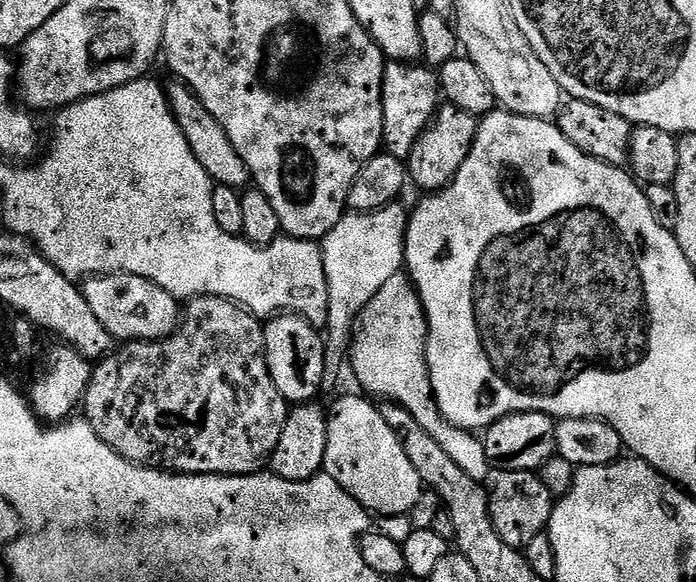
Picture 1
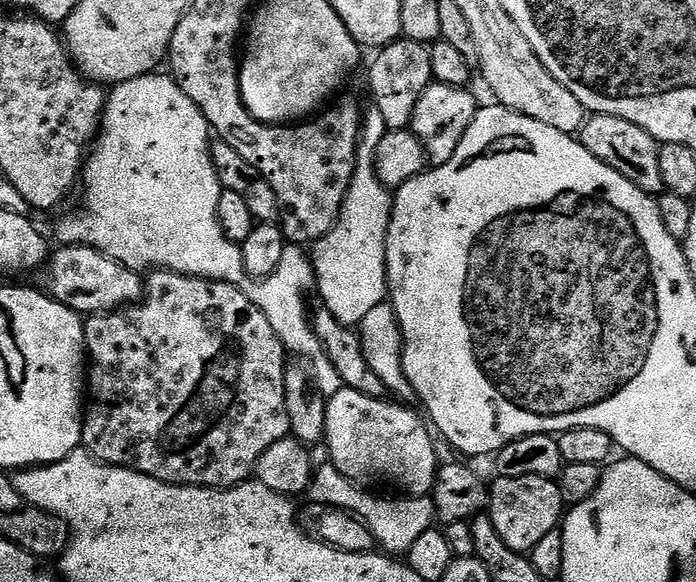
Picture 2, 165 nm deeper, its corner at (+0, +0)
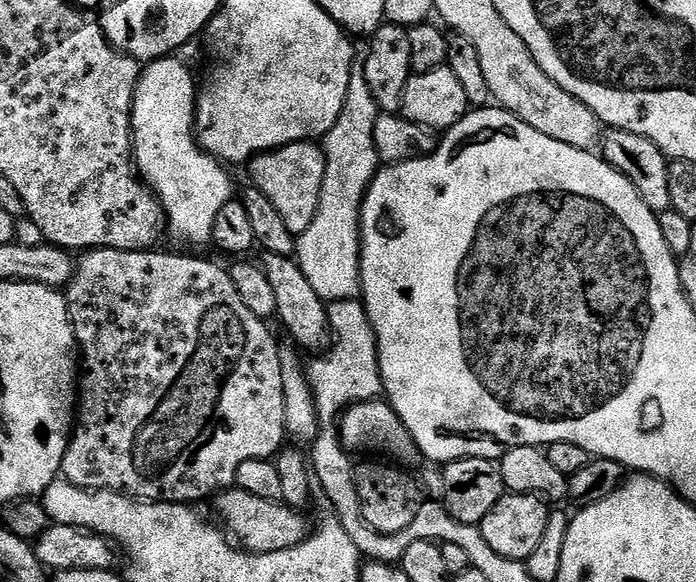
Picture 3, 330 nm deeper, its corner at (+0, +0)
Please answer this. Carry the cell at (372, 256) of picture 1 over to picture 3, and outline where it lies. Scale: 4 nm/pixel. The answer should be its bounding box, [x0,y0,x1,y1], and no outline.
[294,70,382,302]

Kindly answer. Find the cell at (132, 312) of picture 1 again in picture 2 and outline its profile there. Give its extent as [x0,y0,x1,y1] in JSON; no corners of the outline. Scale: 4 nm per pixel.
[47,244,144,314]

